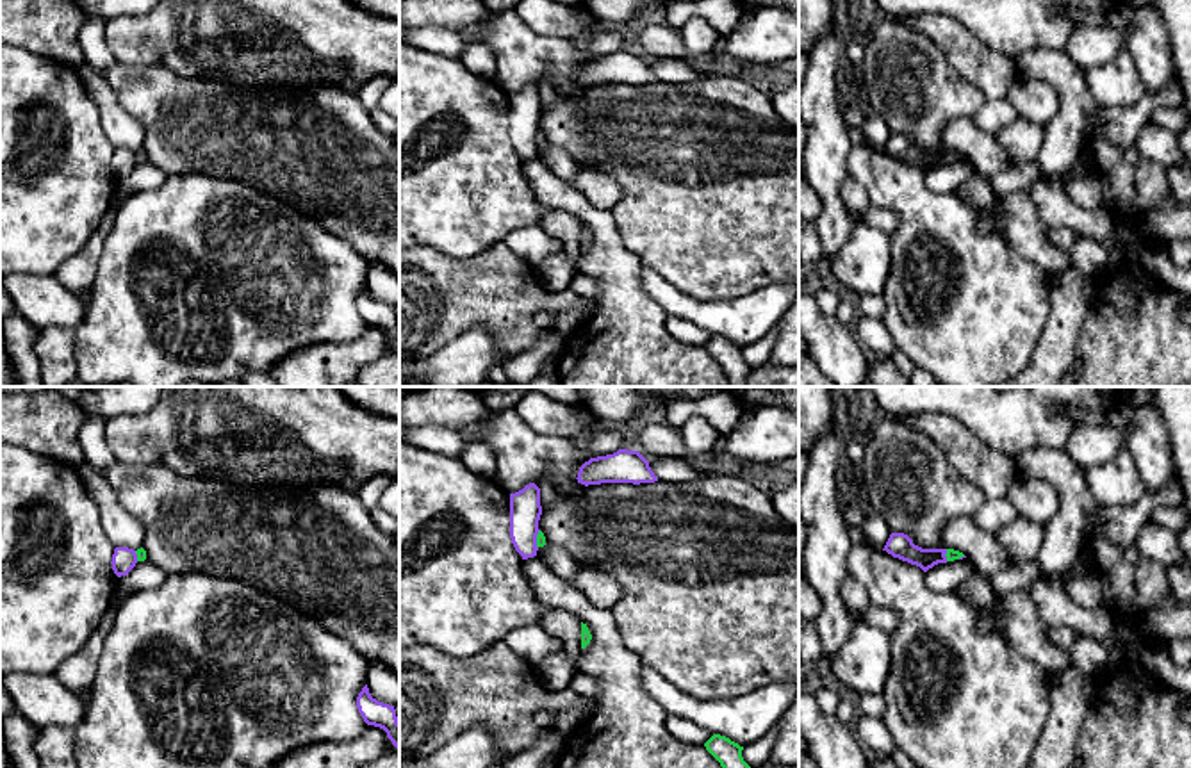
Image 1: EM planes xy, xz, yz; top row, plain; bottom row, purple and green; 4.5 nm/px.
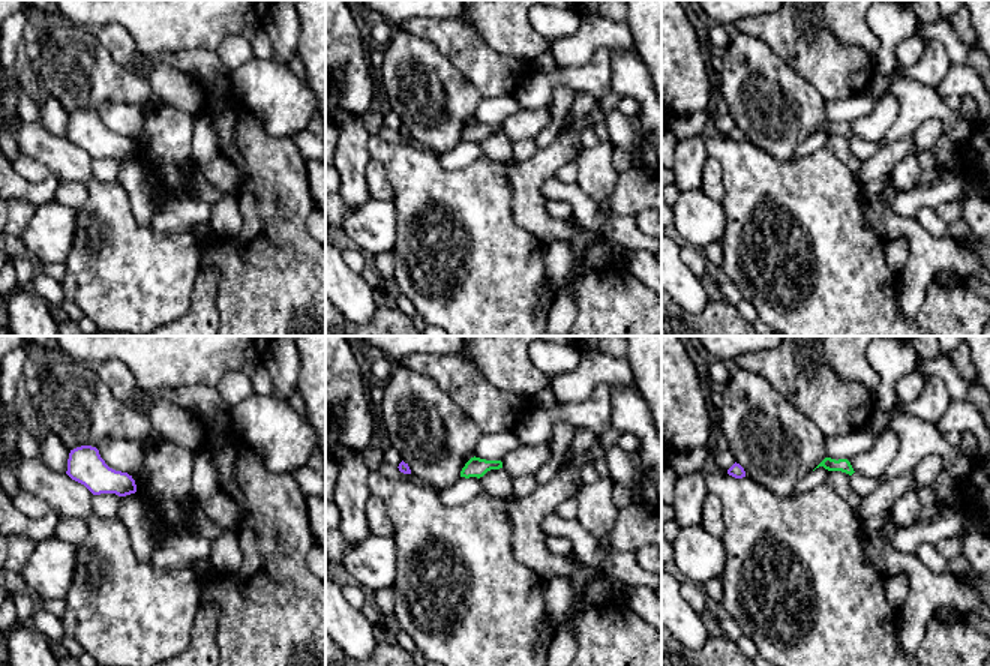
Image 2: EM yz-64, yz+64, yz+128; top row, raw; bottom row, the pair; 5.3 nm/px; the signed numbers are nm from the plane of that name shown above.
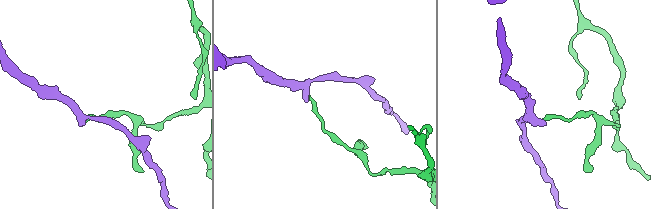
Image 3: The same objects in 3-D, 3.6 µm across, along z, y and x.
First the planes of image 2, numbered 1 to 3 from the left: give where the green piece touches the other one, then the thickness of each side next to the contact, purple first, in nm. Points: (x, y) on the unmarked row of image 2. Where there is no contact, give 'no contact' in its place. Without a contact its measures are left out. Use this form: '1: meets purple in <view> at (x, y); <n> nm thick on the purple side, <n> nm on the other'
1: no contact
2: no contact
3: no contact

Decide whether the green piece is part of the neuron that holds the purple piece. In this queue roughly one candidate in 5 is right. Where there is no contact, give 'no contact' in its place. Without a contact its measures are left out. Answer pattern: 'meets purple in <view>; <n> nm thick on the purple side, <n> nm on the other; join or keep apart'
meets purple in xz; 140 nm thick on the purple side, 50 nm on the other; keep apart

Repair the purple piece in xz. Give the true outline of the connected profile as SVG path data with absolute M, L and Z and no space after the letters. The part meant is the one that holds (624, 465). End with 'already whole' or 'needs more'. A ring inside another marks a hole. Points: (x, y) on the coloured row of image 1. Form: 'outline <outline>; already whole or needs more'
outline M619 449L613 454L590 458L579 467L578 483L654 483L658 478L638 451Z; already whole

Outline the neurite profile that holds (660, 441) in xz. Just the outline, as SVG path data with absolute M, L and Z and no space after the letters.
M670 424L645 426L637 442L638 451L653 458L685 458L688 454L679 429Z

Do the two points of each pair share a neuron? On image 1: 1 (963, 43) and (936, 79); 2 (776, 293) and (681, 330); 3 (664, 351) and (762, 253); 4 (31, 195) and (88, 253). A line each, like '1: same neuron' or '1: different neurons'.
1: different neurons
2: different neurons
3: different neurons
4: different neurons

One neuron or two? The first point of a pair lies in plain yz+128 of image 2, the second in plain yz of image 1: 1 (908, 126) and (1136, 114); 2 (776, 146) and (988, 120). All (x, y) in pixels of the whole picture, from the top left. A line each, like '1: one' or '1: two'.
1: two
2: two

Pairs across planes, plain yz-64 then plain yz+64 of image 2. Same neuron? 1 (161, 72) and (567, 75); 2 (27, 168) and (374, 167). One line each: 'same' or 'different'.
1: same
2: same

